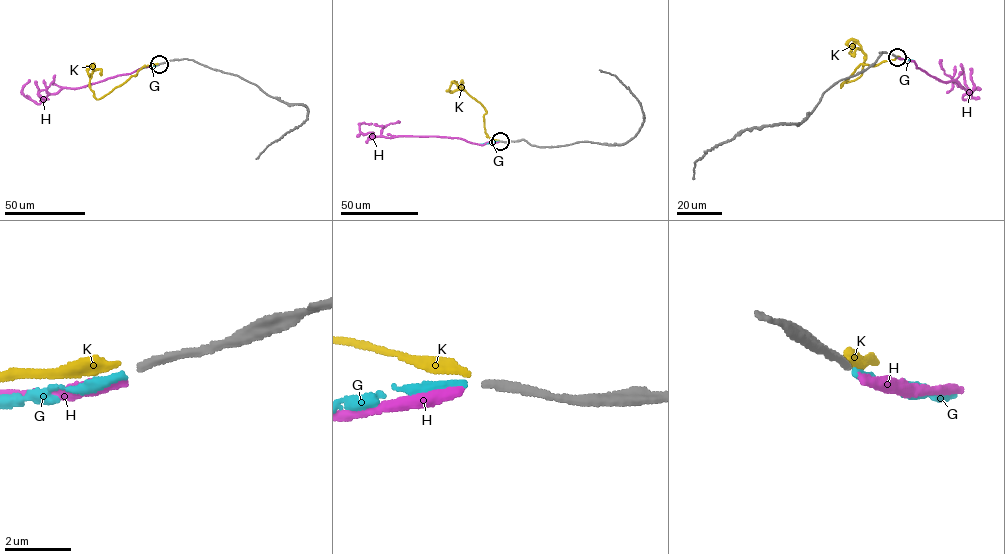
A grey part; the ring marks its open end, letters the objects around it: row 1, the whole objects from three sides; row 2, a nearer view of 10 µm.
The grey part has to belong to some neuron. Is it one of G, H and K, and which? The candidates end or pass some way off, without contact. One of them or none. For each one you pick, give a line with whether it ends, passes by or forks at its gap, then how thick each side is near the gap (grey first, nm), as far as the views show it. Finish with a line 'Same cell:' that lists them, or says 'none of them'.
G: It ends there. Thickness 200 nm (grey) against 240 nm
Same cell: G

